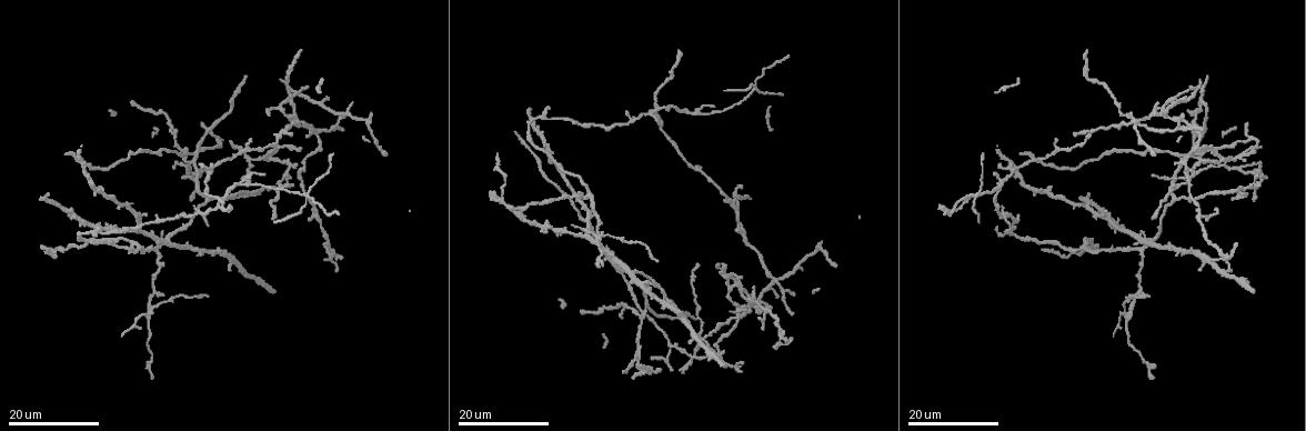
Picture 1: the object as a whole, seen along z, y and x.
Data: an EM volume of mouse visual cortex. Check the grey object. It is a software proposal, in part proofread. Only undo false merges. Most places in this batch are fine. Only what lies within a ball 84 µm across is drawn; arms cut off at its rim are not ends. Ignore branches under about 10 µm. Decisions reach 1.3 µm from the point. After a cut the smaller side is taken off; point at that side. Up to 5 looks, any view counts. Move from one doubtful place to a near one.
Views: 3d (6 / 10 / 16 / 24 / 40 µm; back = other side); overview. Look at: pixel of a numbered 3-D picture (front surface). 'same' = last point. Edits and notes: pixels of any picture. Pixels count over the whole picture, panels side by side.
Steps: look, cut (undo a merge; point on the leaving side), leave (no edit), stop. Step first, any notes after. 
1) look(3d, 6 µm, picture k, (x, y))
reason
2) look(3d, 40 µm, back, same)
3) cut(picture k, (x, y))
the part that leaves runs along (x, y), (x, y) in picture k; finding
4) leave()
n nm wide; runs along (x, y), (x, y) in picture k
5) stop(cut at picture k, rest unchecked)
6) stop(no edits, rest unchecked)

look(3d, 16 µm, picture 1, (149, 313))
looks like a crossing

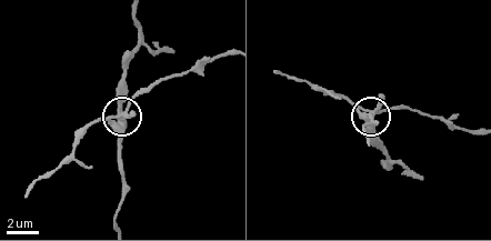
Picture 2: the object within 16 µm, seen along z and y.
look(3d, 6 µm, picture 2, (373, 113))

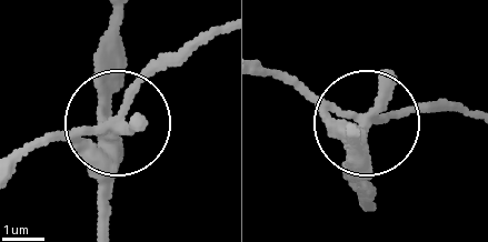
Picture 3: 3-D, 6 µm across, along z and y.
cut(picture 3, (62, 133))
side arm 17 µm; a second neuron is stuck on

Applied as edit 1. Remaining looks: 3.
look(3d, 24 µm, picture 1, (975, 197))
four or more arms meet

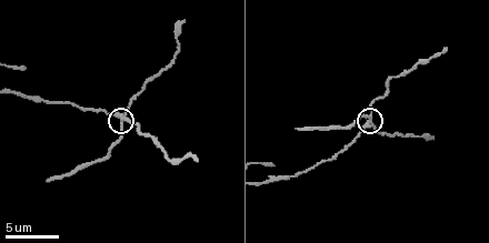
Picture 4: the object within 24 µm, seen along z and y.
look(3d, 6 µm, picture 4, (371, 123))

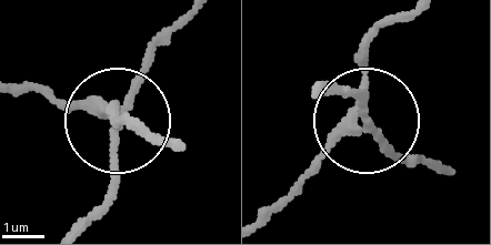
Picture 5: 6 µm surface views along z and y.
cut(picture 5, (142, 60))
side arm 14 µm; 4 arms; a second neuron is stuck on

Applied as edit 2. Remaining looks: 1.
stop(cut at picture 3, cut at picture 5, rest unchecked)

